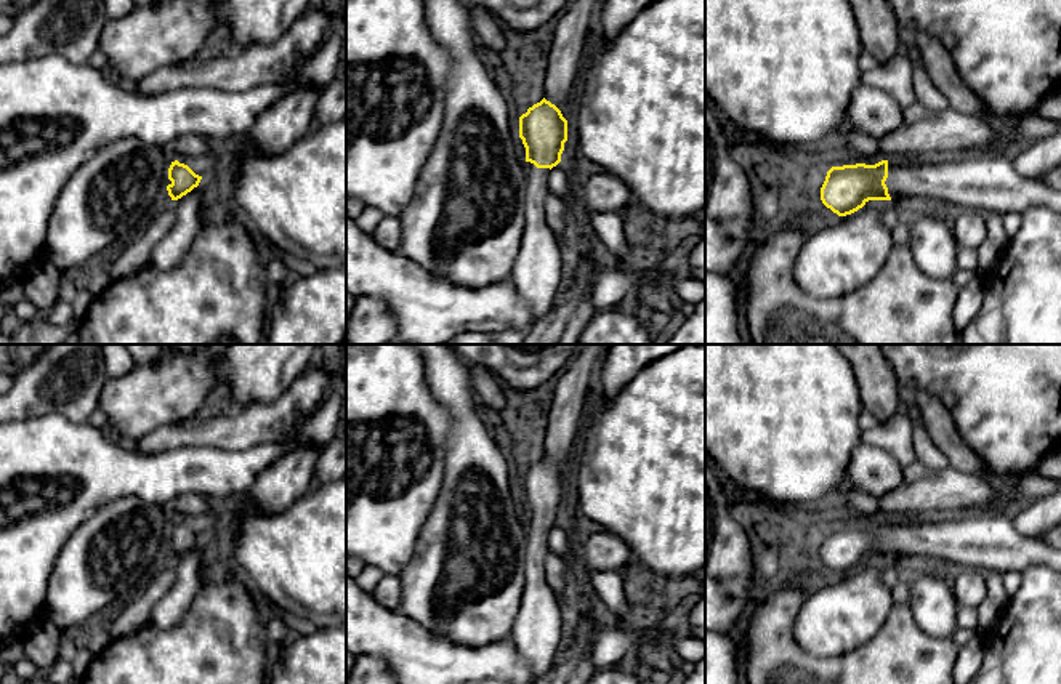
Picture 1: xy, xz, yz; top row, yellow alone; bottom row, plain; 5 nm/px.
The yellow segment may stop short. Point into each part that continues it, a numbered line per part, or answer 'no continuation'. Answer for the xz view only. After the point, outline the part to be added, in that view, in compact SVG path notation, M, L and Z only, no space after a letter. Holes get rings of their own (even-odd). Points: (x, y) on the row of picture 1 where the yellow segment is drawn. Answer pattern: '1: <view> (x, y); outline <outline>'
1: xz (540, 266); outline M526 162L526 170L524 235L508 280L529 308L534 325L550 312L561 293L567 274L567 253L558 243L543 215L550 168L537 168Z

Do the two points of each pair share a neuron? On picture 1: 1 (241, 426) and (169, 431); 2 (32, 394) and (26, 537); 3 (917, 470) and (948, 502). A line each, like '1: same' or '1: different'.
1: same
2: different
3: same

